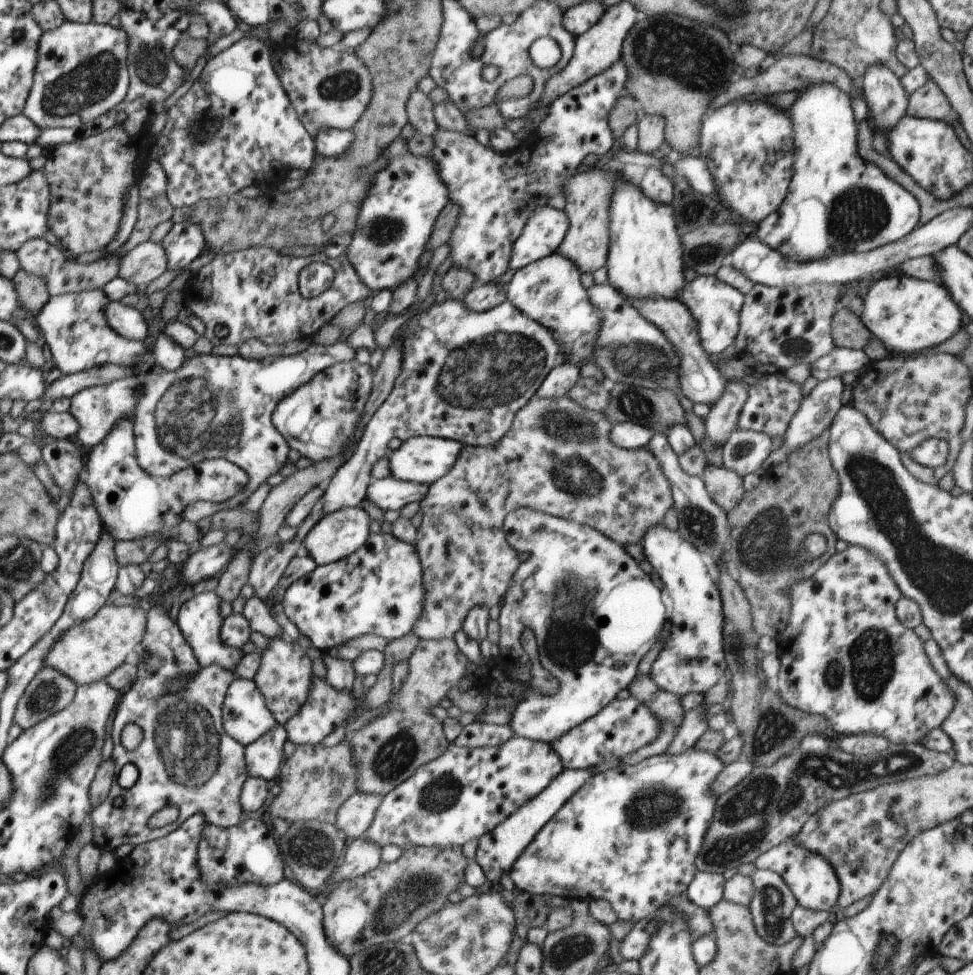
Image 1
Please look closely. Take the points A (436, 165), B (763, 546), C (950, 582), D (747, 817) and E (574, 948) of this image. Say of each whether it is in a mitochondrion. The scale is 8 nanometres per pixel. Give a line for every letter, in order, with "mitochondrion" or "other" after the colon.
A: other
B: mitochondrion
C: mitochondrion
D: mitochondrion
E: mitochondrion

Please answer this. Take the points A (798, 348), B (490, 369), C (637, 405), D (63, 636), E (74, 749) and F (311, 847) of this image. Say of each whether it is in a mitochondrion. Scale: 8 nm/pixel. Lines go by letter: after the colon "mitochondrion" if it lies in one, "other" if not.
A: mitochondrion
B: mitochondrion
C: mitochondrion
D: other
E: mitochondrion
F: mitochondrion

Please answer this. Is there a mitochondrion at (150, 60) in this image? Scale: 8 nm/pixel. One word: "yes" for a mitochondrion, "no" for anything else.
yes

